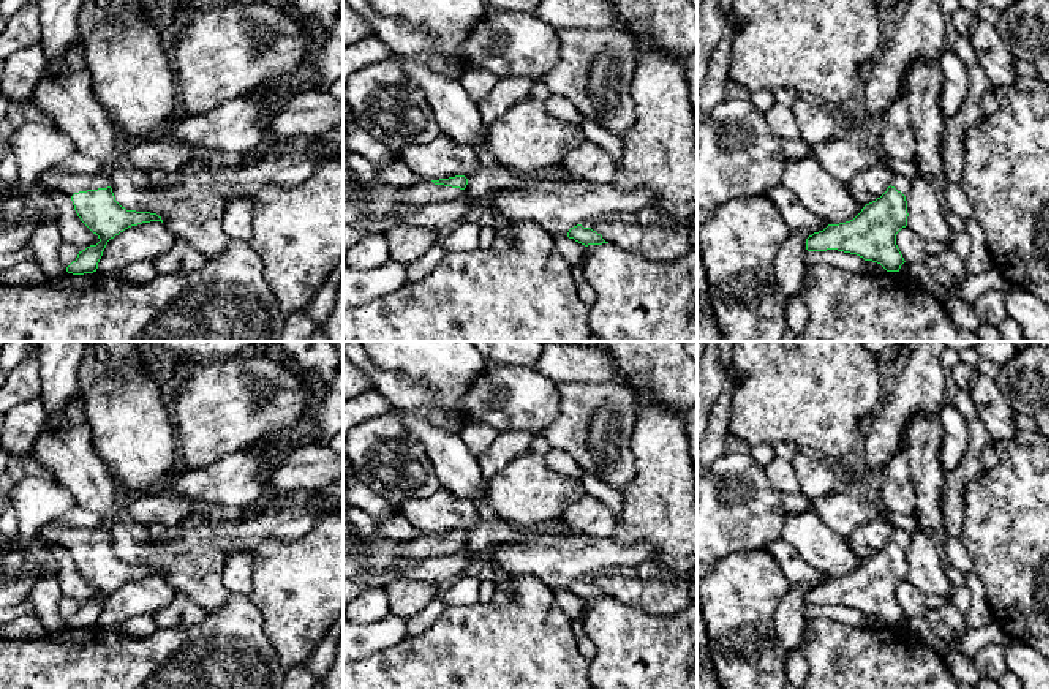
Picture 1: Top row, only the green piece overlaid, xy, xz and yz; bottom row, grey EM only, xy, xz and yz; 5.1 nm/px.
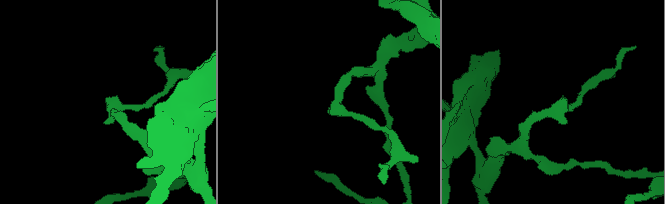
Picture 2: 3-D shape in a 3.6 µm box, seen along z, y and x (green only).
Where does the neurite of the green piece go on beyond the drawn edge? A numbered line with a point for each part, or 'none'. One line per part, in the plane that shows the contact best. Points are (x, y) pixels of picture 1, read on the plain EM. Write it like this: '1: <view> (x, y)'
1: xy (57, 533)

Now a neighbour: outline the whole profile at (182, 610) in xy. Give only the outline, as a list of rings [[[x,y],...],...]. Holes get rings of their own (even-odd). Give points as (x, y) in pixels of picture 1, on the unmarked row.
[[[175,591],[174,599],[166,608],[153,615],[158,629],[172,629],[179,626],[193,626],[207,616],[207,612],[199,607],[191,597],[182,591]]]

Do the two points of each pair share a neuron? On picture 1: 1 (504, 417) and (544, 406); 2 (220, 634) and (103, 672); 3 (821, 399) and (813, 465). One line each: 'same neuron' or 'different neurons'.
1: same neuron
2: same neuron
3: different neurons

